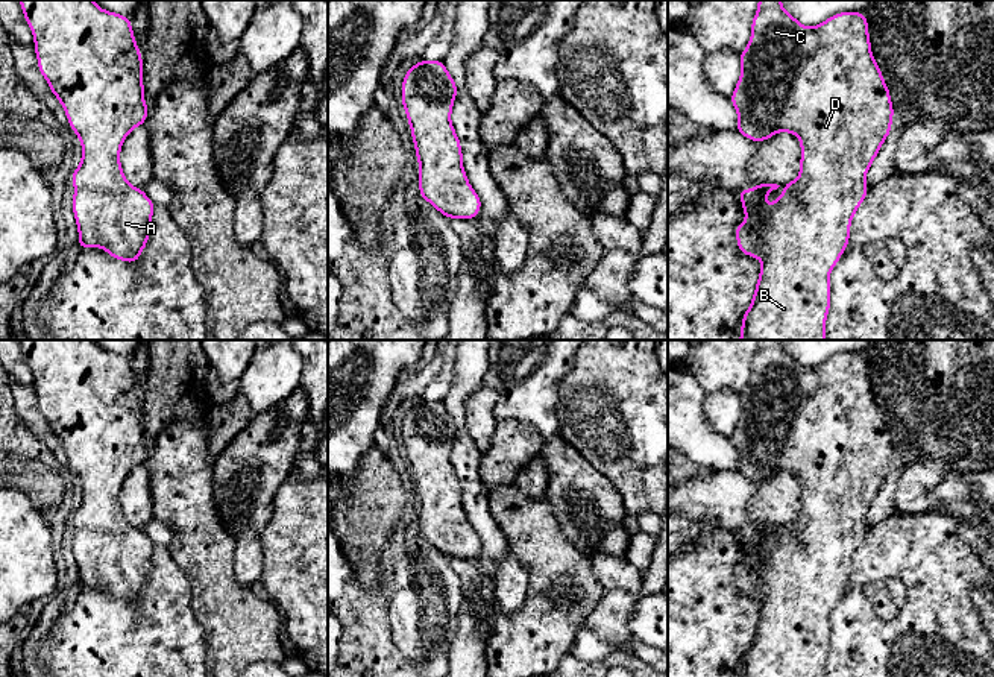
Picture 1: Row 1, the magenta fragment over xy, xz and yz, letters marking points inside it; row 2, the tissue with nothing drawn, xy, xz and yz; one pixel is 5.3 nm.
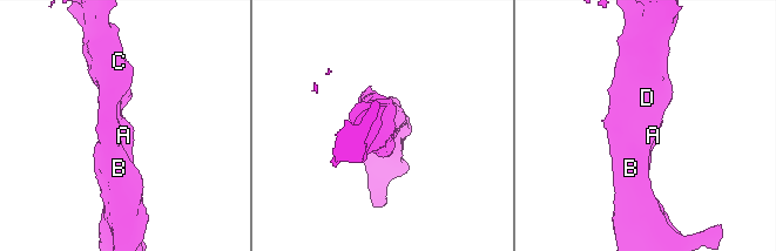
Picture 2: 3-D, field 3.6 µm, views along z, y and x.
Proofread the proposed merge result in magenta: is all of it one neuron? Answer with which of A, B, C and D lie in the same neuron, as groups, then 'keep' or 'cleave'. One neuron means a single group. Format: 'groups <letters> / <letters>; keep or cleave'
groups A B C D; keep

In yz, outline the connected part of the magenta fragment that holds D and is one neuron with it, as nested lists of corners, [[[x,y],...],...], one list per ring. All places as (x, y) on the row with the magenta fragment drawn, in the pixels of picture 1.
[[[759,0],[751,39],[739,55],[742,73],[730,97],[738,111],[736,131],[757,143],[775,132],[791,132],[801,144],[800,176],[785,184],[785,193],[769,206],[765,196],[780,185],[760,184],[747,191],[738,190],[747,216],[734,231],[738,247],[762,261],[739,340],[826,340],[829,276],[848,244],[851,219],[870,188],[865,175],[891,132],[894,108],[889,90],[873,58],[863,12],[841,12],[818,26],[806,27],[782,8],[782,0]]]

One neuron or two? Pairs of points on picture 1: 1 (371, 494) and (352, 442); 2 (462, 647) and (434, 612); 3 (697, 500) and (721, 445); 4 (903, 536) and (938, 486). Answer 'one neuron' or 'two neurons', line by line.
1: two neurons
2: two neurons
3: two neurons
4: two neurons

